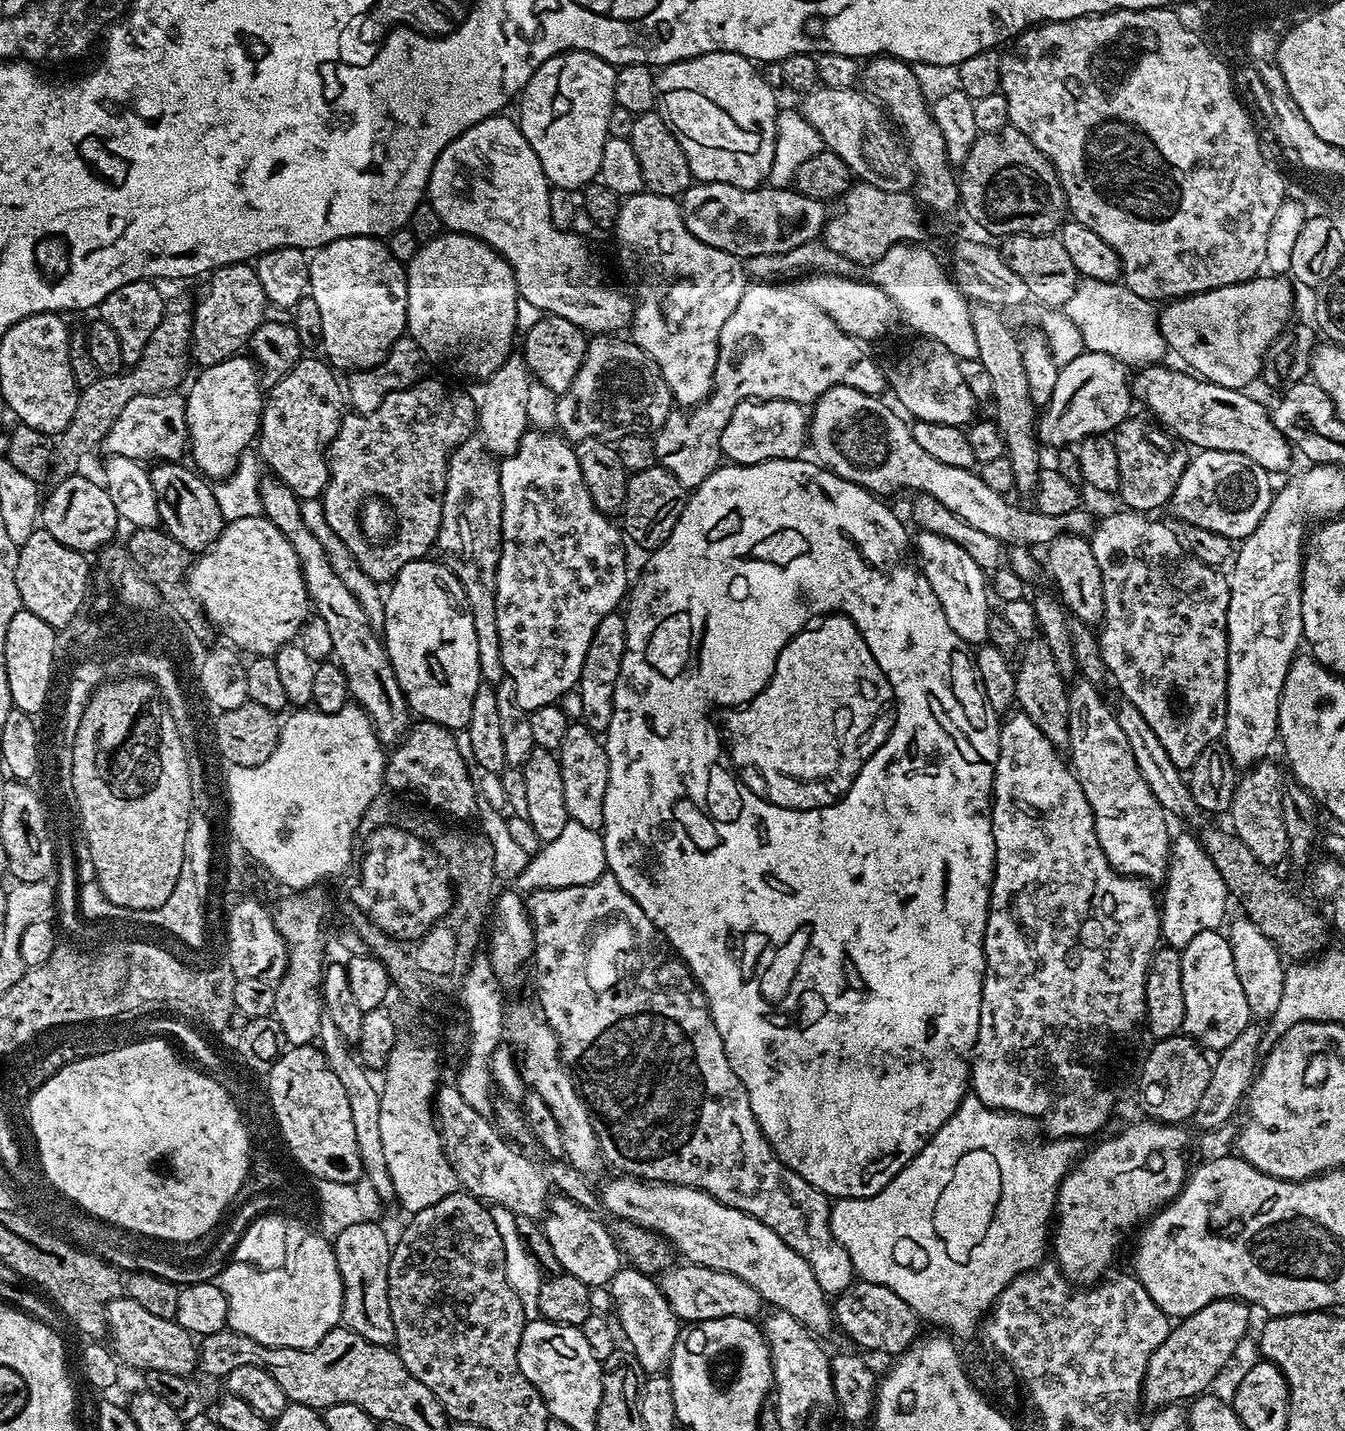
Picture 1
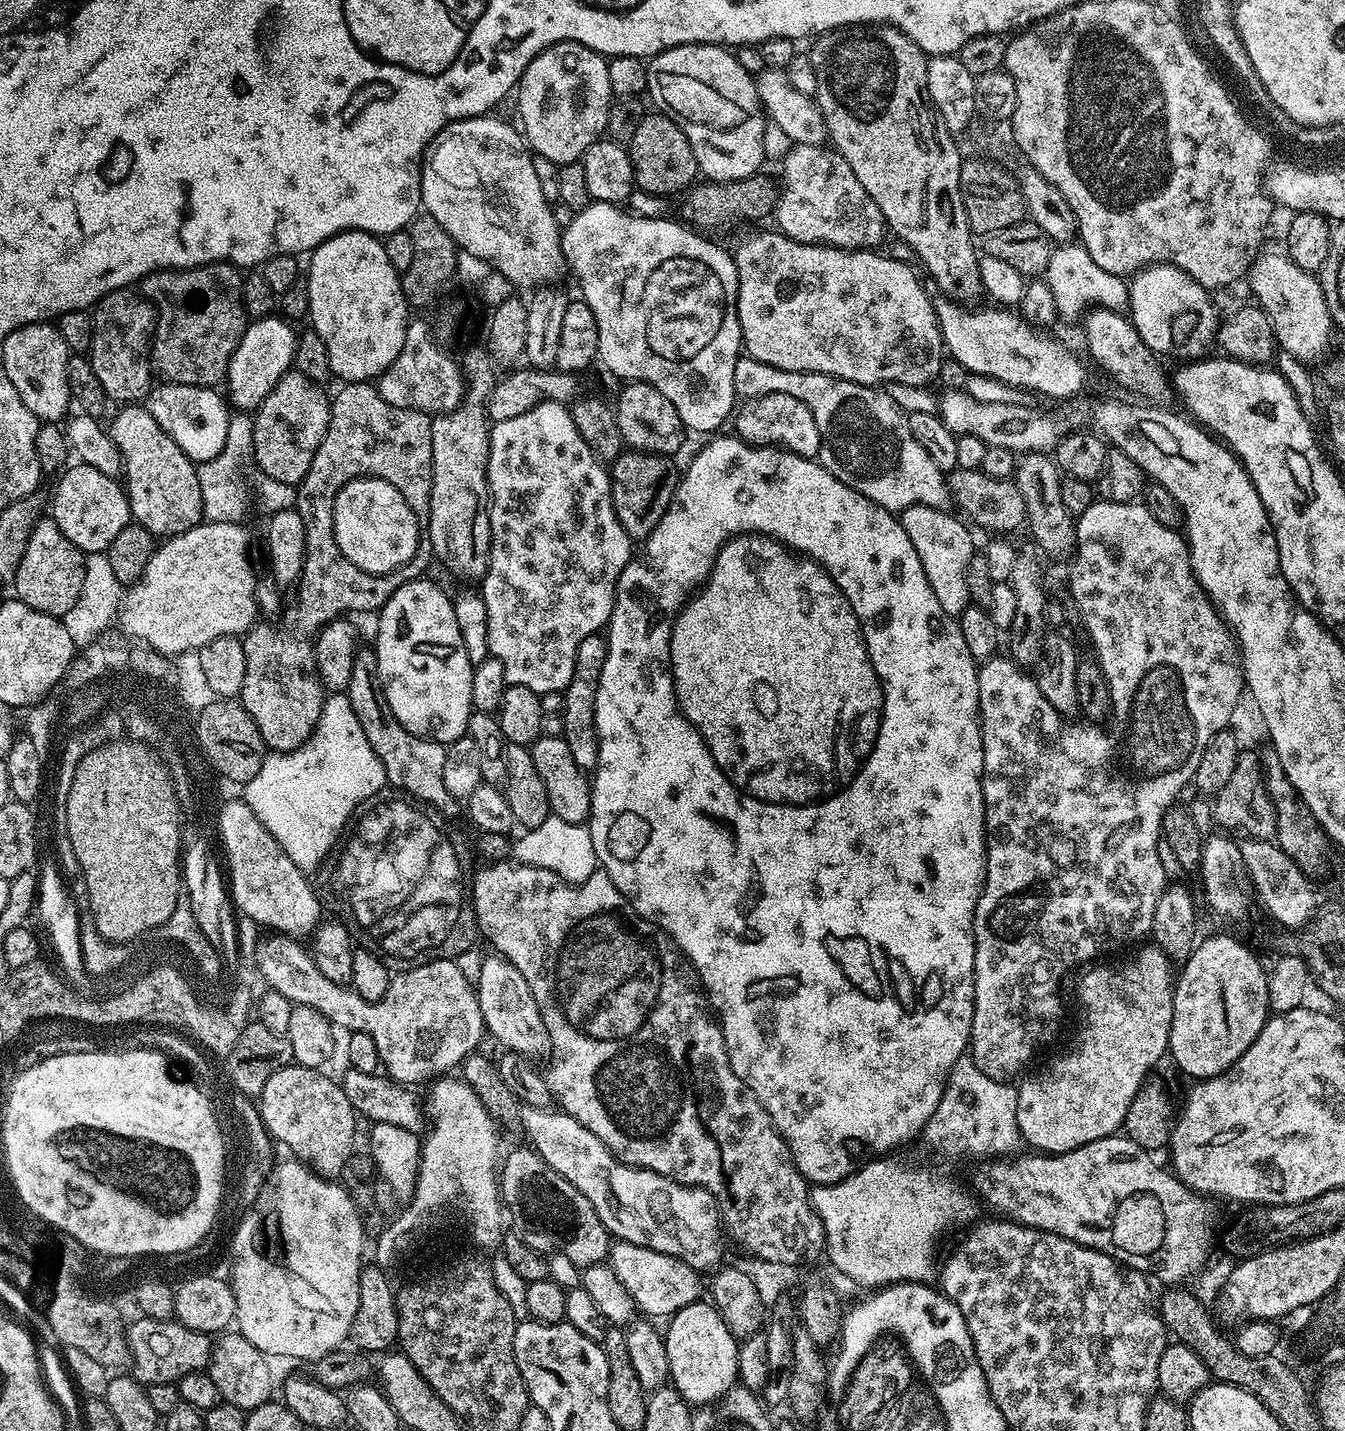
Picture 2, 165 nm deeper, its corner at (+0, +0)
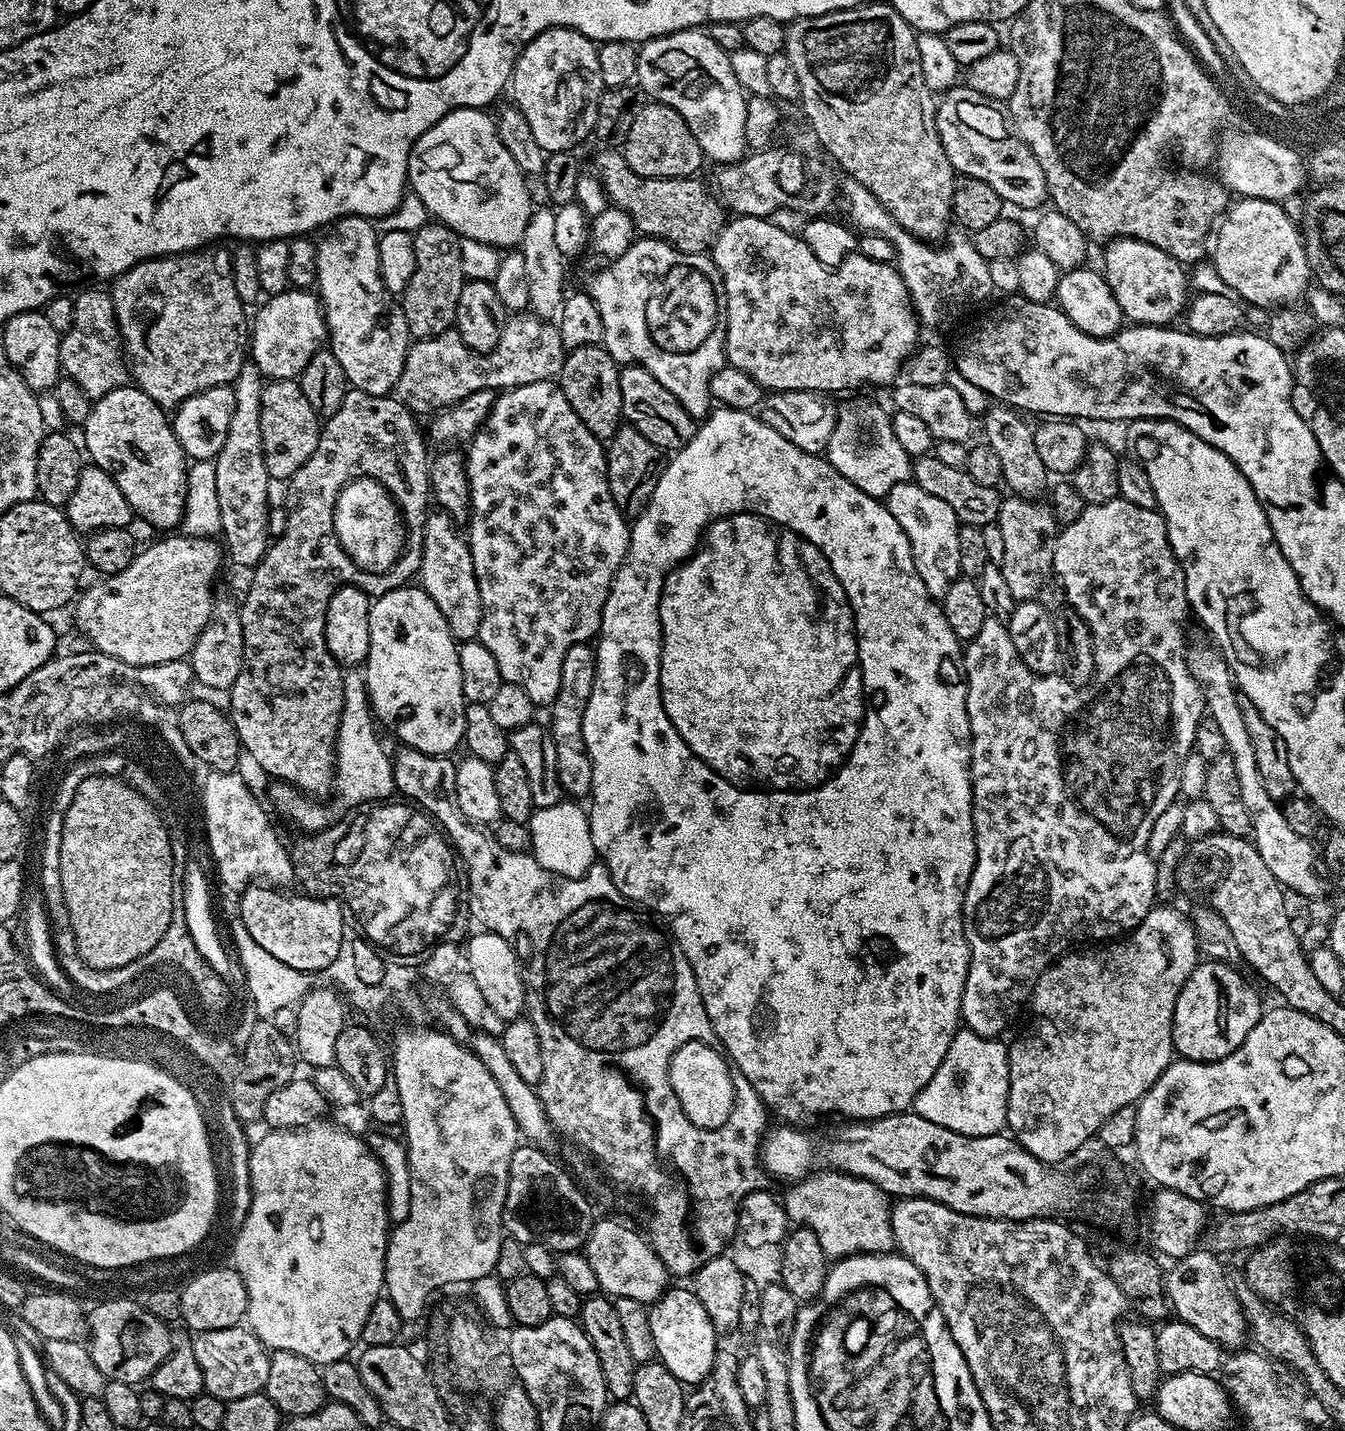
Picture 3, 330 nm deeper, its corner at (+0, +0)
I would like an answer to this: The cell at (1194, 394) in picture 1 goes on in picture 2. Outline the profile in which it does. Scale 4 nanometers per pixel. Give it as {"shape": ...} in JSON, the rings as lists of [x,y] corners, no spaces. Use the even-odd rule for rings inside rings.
{"shape":[[[1098,308],[1089,311],[1083,317],[1084,340],[1088,343],[1088,352],[1100,363],[1104,372],[1109,372],[1122,387],[1128,392],[1137,392],[1140,397],[1148,402],[1164,400],[1170,390],[1170,376],[1164,373],[1164,368],[1159,364],[1157,353],[1151,352],[1142,342],[1138,330],[1127,315],[1111,312],[1108,308]]]}

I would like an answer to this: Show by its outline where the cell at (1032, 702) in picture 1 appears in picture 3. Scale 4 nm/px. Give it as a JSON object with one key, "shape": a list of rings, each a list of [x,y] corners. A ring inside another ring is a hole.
{"shape":[[[1005,495],[1000,501],[1000,513],[996,515],[995,524],[1002,530],[1003,553],[1002,578],[1006,578],[1006,586],[1010,594],[1019,601],[1035,601],[1038,590],[1042,590],[1042,582],[1053,575],[1056,567],[1056,537],[1058,525],[1052,516],[1052,509],[1047,503],[1033,502],[1026,496]]]}

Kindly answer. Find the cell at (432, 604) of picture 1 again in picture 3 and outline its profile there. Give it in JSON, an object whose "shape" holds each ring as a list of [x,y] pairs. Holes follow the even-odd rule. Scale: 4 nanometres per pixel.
{"shape":[[[405,586],[403,588],[392,588],[388,590],[385,596],[375,597],[372,600],[372,609],[370,610],[370,650],[368,659],[362,665],[362,675],[364,677],[364,686],[368,690],[368,703],[371,707],[373,717],[381,725],[392,728],[392,732],[401,741],[399,742],[405,748],[413,748],[419,752],[425,752],[431,756],[448,756],[457,747],[461,747],[464,739],[464,709],[466,701],[462,694],[462,666],[458,666],[458,641],[452,636],[450,626],[447,625],[446,618],[435,604],[434,600],[424,592],[420,586]]]}

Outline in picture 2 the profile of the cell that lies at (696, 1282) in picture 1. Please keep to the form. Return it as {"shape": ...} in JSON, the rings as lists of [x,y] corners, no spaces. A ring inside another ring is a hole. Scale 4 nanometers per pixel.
{"shape":[[[621,1240],[611,1245],[610,1263],[614,1274],[618,1274],[618,1280],[626,1286],[637,1309],[645,1317],[670,1318],[678,1310],[697,1303],[701,1299],[701,1273],[692,1269],[686,1262],[671,1257],[670,1254],[662,1254],[657,1250],[650,1250],[645,1246],[632,1245],[628,1241]]]}

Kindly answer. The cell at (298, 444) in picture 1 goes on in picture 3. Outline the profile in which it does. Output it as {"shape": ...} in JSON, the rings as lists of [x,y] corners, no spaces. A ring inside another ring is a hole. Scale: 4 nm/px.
{"shape":[[[299,379],[265,383],[261,396],[262,454],[273,481],[287,482],[292,479],[302,462],[314,454],[314,446],[318,446],[320,441],[321,427],[321,417],[316,415],[314,406],[310,406],[306,394],[302,394]]]}

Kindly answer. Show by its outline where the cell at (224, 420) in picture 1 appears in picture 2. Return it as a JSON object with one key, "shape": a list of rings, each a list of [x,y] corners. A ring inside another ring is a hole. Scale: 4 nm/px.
{"shape":[[[276,314],[264,320],[252,320],[245,327],[242,338],[232,351],[232,357],[228,363],[226,396],[233,409],[259,408],[260,403],[274,390],[274,386],[293,367],[296,358],[297,333],[292,332],[292,328],[293,325],[289,321]]]}

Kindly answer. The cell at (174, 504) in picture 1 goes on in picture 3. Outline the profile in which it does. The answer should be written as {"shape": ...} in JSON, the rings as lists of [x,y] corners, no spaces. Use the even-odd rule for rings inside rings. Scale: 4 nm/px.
{"shape":[[[125,386],[95,401],[82,432],[87,459],[89,456],[95,467],[106,470],[106,474],[118,482],[118,490],[126,494],[133,513],[156,528],[175,529],[186,506],[190,464],[165,409],[140,388]]]}

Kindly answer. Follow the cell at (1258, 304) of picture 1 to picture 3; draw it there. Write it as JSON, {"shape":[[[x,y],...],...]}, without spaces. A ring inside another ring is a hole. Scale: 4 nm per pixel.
{"shape":[[[1117,238],[1104,252],[1102,275],[1116,296],[1125,317],[1136,324],[1168,326],[1181,319],[1190,299],[1190,280],[1185,265],[1166,250],[1150,246],[1141,240]]]}

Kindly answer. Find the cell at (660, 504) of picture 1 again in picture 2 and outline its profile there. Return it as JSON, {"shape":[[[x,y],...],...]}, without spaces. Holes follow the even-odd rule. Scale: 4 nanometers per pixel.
{"shape":[[[625,450],[620,457],[611,461],[610,479],[612,481],[612,505],[614,514],[633,542],[643,542],[658,526],[662,514],[670,506],[678,483],[677,461],[671,456],[659,456],[653,452]]]}

